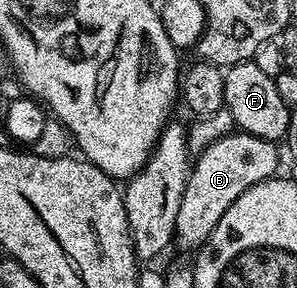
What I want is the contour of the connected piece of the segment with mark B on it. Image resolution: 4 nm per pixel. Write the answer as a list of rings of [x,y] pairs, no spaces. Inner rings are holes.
[[[232,130],[198,153],[181,198],[181,210],[177,210],[174,243],[192,250],[202,248],[209,234],[213,234],[217,222],[221,222],[225,210],[229,210],[245,190],[257,182],[272,179],[278,173],[275,171],[279,168],[279,152],[275,148],[278,148],[276,141]]]

